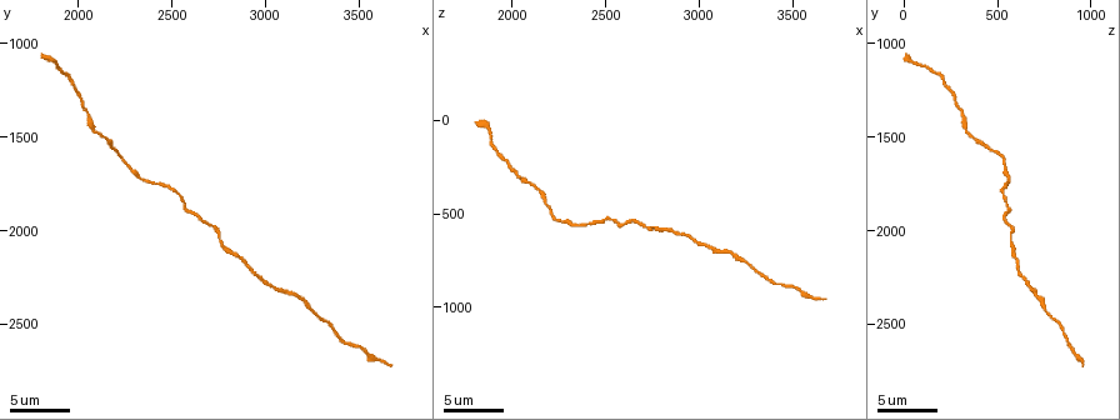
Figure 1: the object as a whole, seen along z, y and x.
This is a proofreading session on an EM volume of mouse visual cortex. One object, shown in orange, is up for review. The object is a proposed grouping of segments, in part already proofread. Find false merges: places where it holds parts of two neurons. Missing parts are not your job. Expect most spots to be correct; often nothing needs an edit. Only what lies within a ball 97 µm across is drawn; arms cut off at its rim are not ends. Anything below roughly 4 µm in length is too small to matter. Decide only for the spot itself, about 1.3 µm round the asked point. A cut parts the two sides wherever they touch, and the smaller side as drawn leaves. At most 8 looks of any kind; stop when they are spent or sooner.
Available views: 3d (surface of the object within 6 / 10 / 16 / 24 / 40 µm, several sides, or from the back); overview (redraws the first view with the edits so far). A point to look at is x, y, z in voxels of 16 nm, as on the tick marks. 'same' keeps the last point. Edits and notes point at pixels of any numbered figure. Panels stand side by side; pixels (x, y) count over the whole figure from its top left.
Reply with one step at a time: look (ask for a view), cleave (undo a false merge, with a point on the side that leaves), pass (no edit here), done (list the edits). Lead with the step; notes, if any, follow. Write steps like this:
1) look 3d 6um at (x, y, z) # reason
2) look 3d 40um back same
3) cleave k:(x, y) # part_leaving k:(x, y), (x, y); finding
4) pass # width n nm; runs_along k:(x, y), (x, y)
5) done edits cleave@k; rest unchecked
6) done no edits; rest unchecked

look 3d 16um at (3260, 2420, 740) # sudden change in width

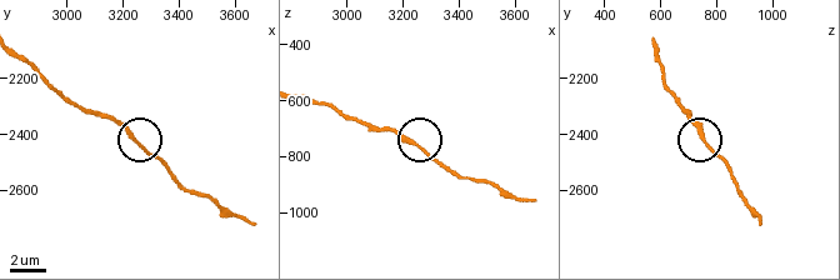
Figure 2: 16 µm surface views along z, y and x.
look 3d 16um back at (3250, 2420, 750) # other side

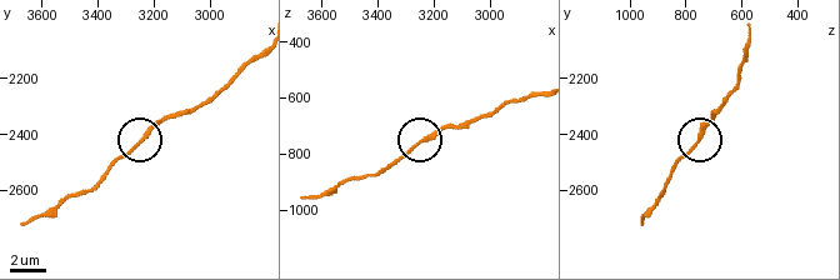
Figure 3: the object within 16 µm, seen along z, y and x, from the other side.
pass # runs_along 3:(539, 93), (431, 131), (393, 168); one neuron here

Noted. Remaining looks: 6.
look 3d 10um at (2760, 2020, 560)

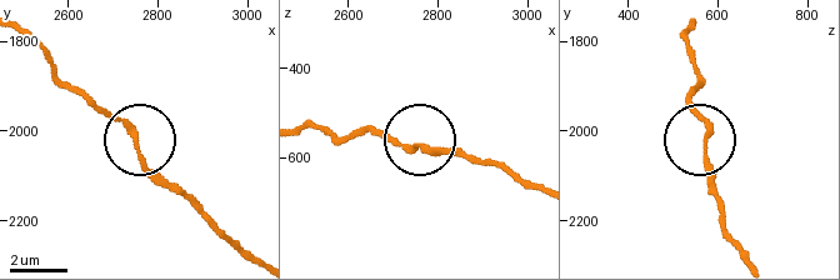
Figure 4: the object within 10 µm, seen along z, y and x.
pass # width 180 nm; runs_along 4:(358, 136), (391, 136), (474, 158); continuous, no second neuron

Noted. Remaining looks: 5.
look 3d 10um at (2560, 1820, 540) # a narrow waist

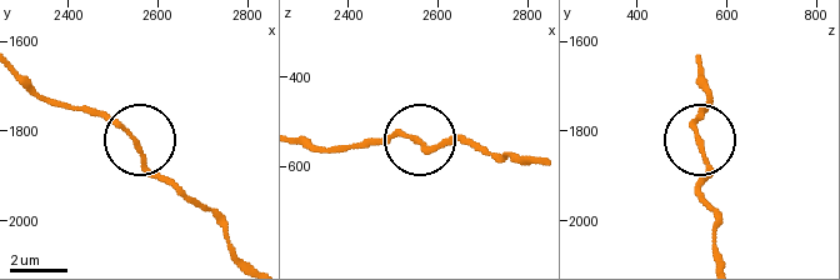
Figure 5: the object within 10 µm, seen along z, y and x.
pass # runs_along 5:(705, 183), (698, 135), (703, 109); all the same neuron

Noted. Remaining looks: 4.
look 3d 6um at (2040, 1380, 300)

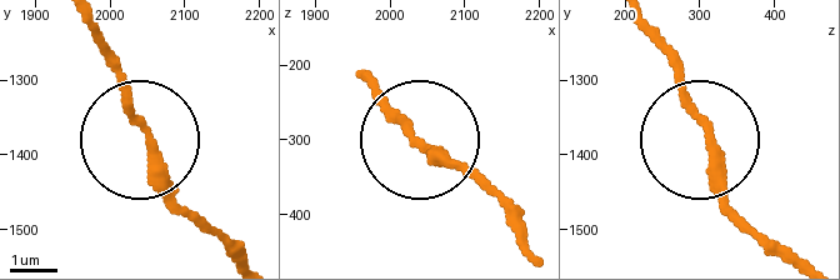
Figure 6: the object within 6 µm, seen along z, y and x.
look 3d 6um back at (2045, 1365, 305) # other side

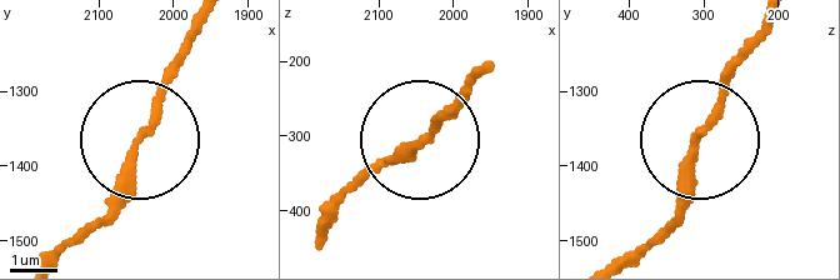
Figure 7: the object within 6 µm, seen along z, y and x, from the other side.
pass # runs_along 7:(331, 216), (384, 160), (428, 140), (468, 89); continuous, no second neuron

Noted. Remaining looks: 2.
done no edits; rest unchecked

